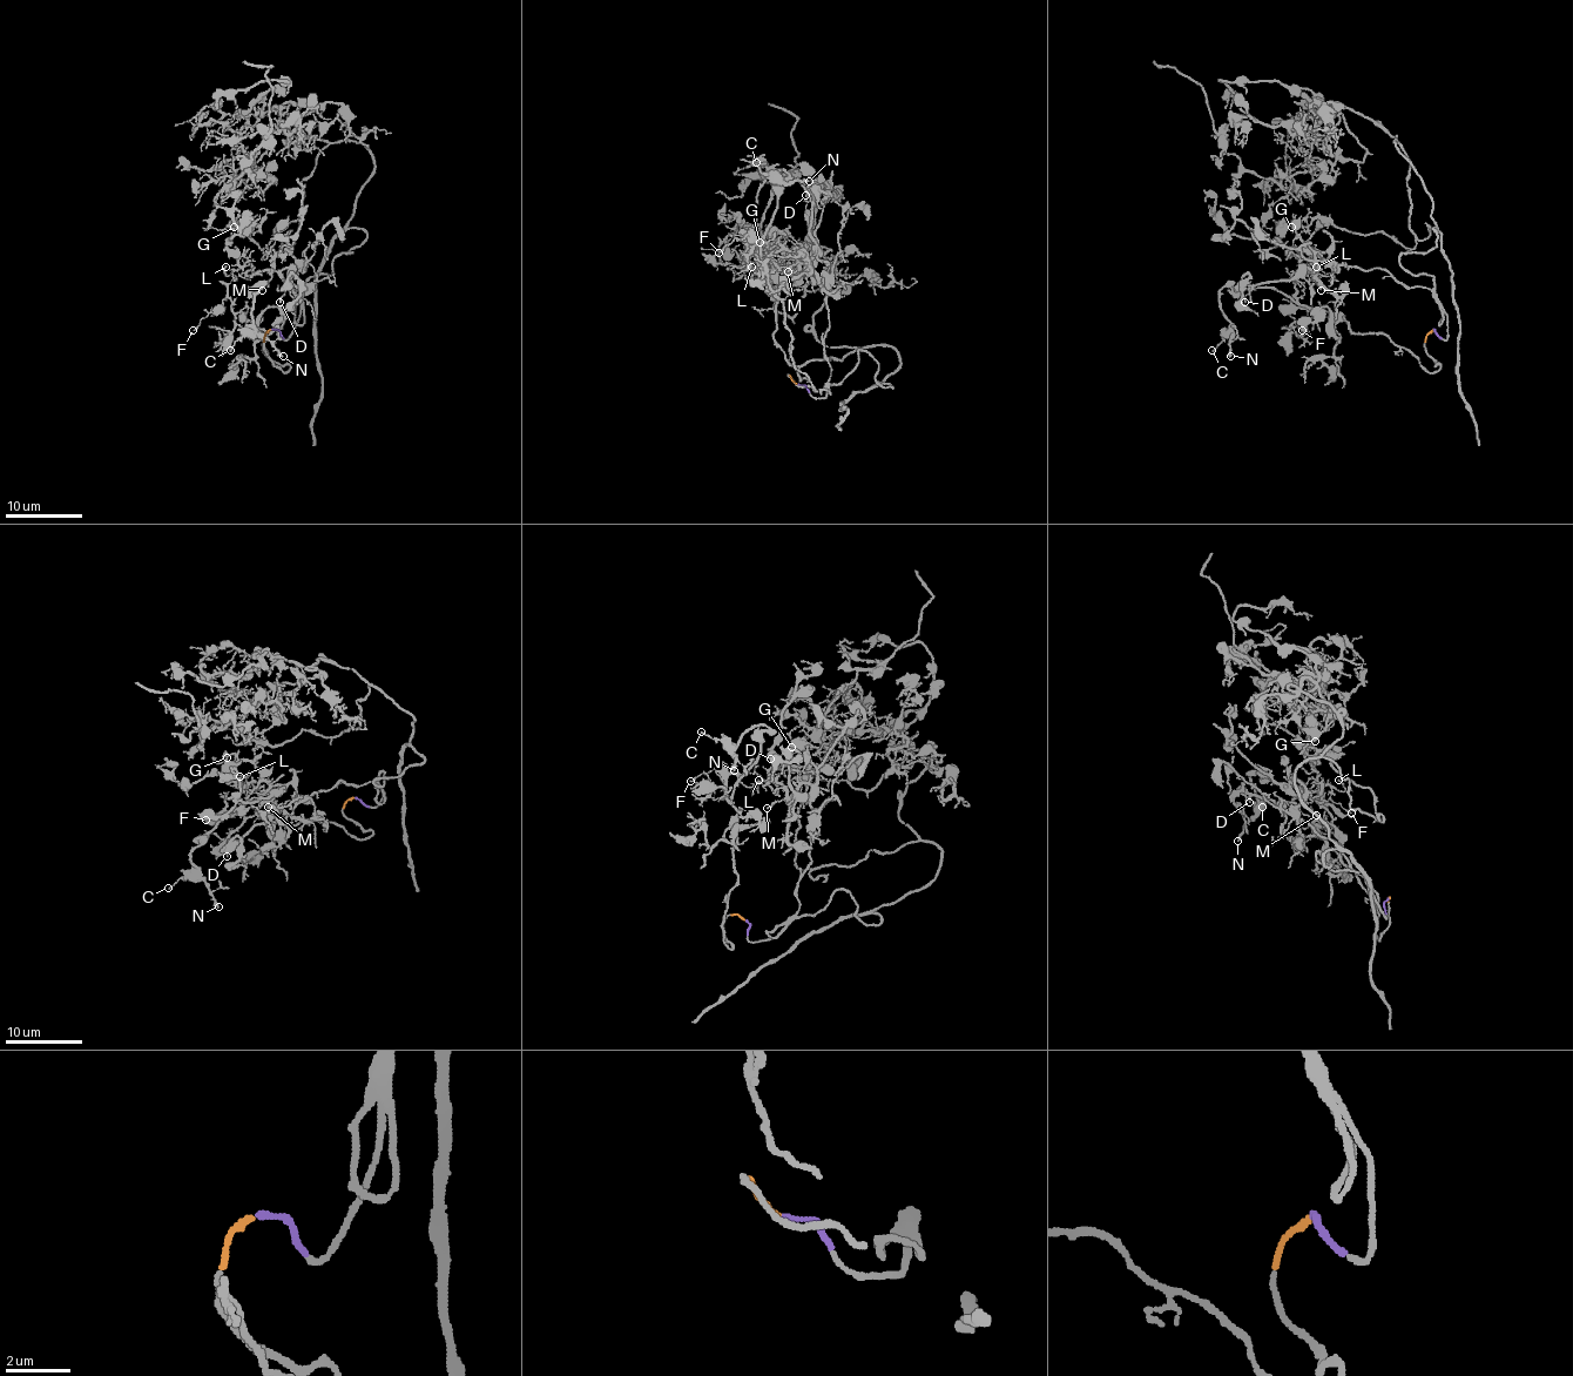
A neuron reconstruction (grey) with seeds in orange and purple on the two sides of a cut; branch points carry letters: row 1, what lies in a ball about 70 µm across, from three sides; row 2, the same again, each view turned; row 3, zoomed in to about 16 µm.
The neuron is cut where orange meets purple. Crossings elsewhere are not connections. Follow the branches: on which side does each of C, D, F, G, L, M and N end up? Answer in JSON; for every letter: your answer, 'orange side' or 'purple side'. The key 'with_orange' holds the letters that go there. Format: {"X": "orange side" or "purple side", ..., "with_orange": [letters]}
{"C": "orange side", "D": "purple side", "F": "orange side", "G": "purple side", "L": "purple side", "M": "purple side", "N": "orange side", "with_orange": ["C", "F", "N"]}

